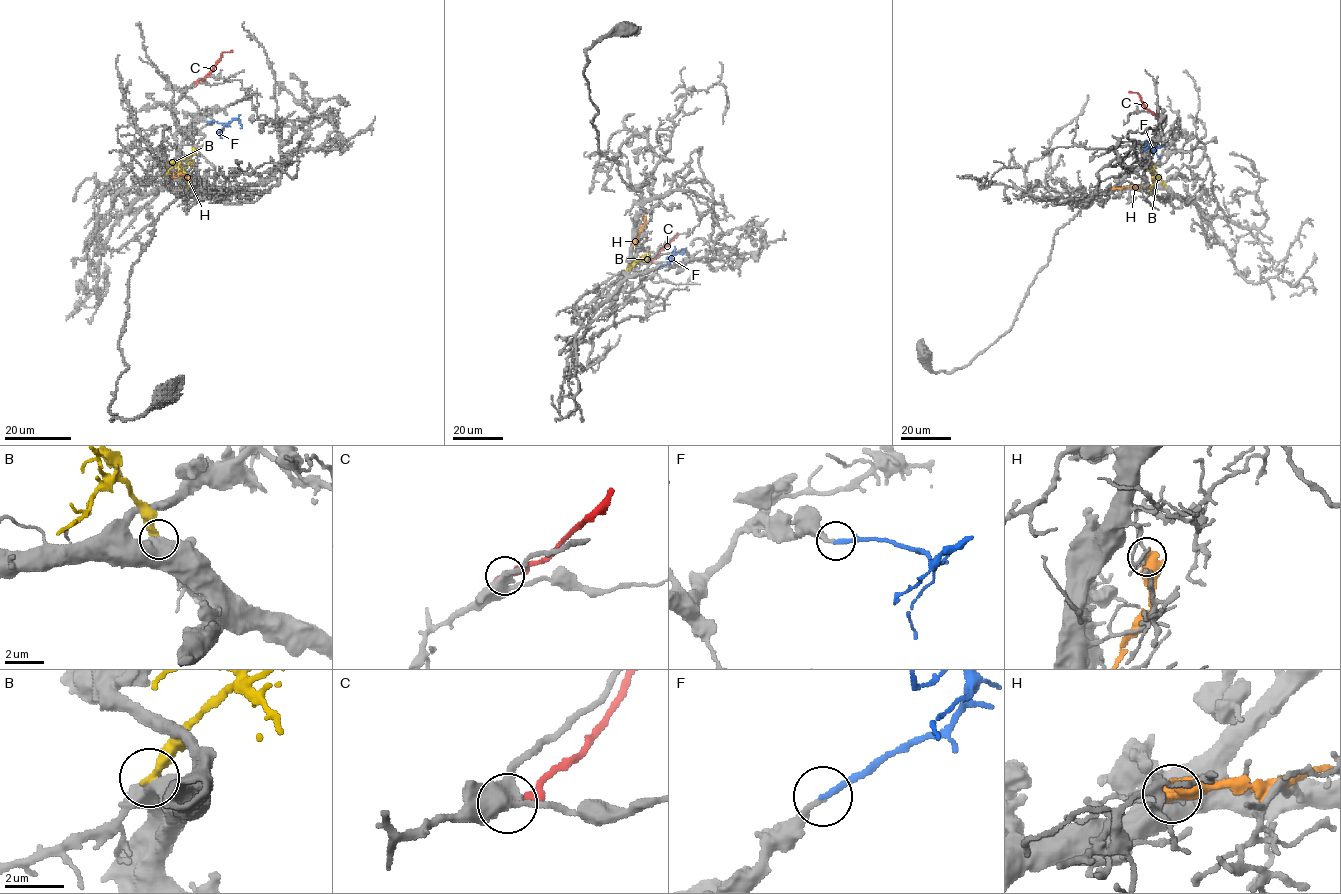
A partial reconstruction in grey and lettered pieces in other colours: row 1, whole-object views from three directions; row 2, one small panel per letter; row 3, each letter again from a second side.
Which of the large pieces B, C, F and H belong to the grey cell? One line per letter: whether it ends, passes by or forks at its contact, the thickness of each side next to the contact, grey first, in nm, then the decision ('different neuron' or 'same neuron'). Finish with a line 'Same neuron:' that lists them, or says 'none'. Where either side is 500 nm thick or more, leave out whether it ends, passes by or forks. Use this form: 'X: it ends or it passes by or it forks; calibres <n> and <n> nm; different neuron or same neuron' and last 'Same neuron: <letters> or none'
B: calibres 750 and 340 nm; different neuron
C: it ends; calibres 400 and 360 nm; different neuron
F: it ends; calibres 190 and 220 nm; same neuron
H: calibres 150 and 650 nm; different neuron
Same neuron: F

